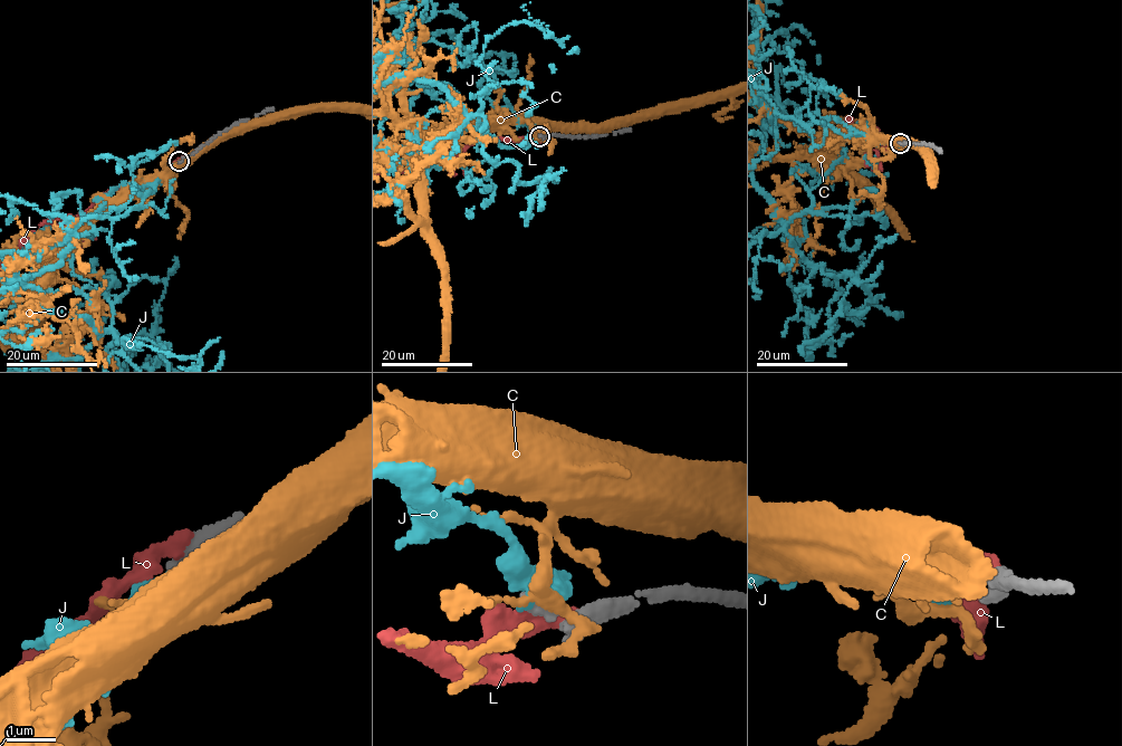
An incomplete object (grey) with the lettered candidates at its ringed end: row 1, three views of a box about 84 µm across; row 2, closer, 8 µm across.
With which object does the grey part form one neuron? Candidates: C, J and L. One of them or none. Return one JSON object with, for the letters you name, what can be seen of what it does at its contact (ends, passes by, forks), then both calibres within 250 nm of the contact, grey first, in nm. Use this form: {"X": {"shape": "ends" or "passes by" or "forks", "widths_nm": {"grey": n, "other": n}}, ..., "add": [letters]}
{"add": []}

